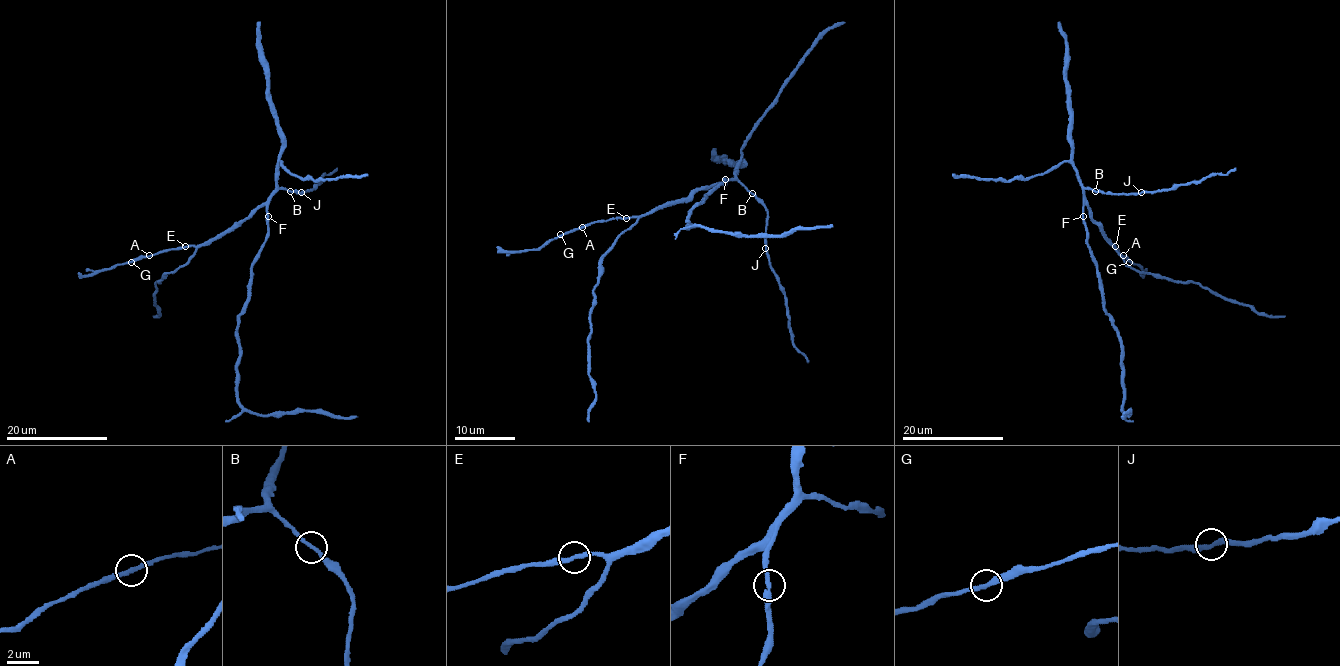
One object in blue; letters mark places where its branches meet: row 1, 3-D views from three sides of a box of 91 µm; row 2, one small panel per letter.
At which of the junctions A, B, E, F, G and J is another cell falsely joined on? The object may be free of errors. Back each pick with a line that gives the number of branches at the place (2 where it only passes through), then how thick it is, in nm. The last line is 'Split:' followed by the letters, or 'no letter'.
Split: no letter

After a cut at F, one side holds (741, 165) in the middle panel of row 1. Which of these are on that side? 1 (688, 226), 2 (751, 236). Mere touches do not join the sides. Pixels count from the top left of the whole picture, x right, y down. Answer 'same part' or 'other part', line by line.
1: other part
2: other part

